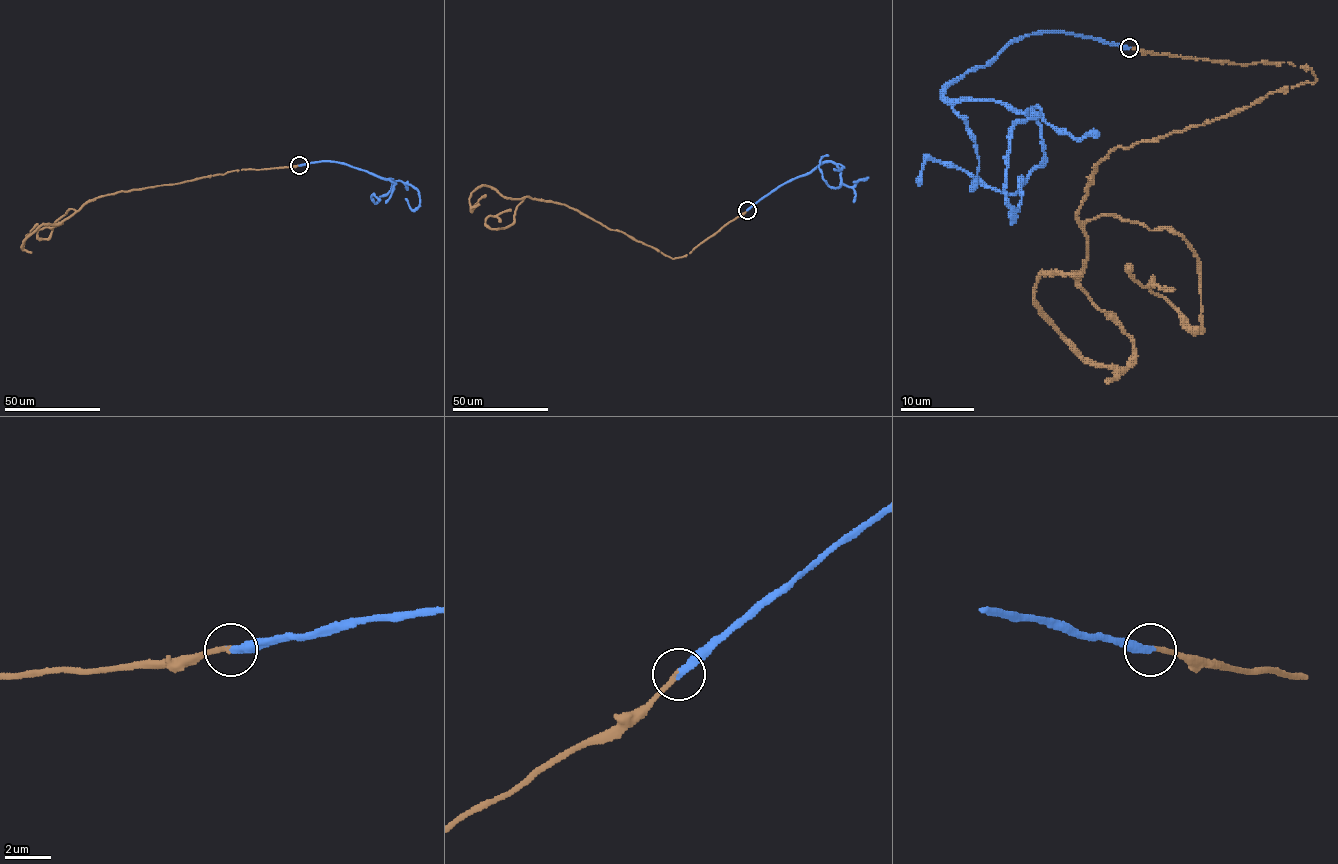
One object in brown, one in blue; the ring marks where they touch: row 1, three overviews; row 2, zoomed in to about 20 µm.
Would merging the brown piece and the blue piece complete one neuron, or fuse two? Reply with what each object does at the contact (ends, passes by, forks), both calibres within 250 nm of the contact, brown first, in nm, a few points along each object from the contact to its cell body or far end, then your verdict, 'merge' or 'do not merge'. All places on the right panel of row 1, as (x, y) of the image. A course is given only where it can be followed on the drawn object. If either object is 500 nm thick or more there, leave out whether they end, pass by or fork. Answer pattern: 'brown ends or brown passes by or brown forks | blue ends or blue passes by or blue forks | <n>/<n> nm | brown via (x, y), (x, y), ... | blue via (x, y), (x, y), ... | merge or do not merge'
brown ends | blue ends | 200/360 nm | brown via (1129, 47), (1315, 77), (1095, 167), (1084, 267), (1034, 302), (1125, 367), (1073, 271) | blue via (1129, 47), (1034, 32), (946, 90), (947, 99), (1040, 110), (1012, 128), (1005, 178), (1012, 217), (1021, 175) | merge

